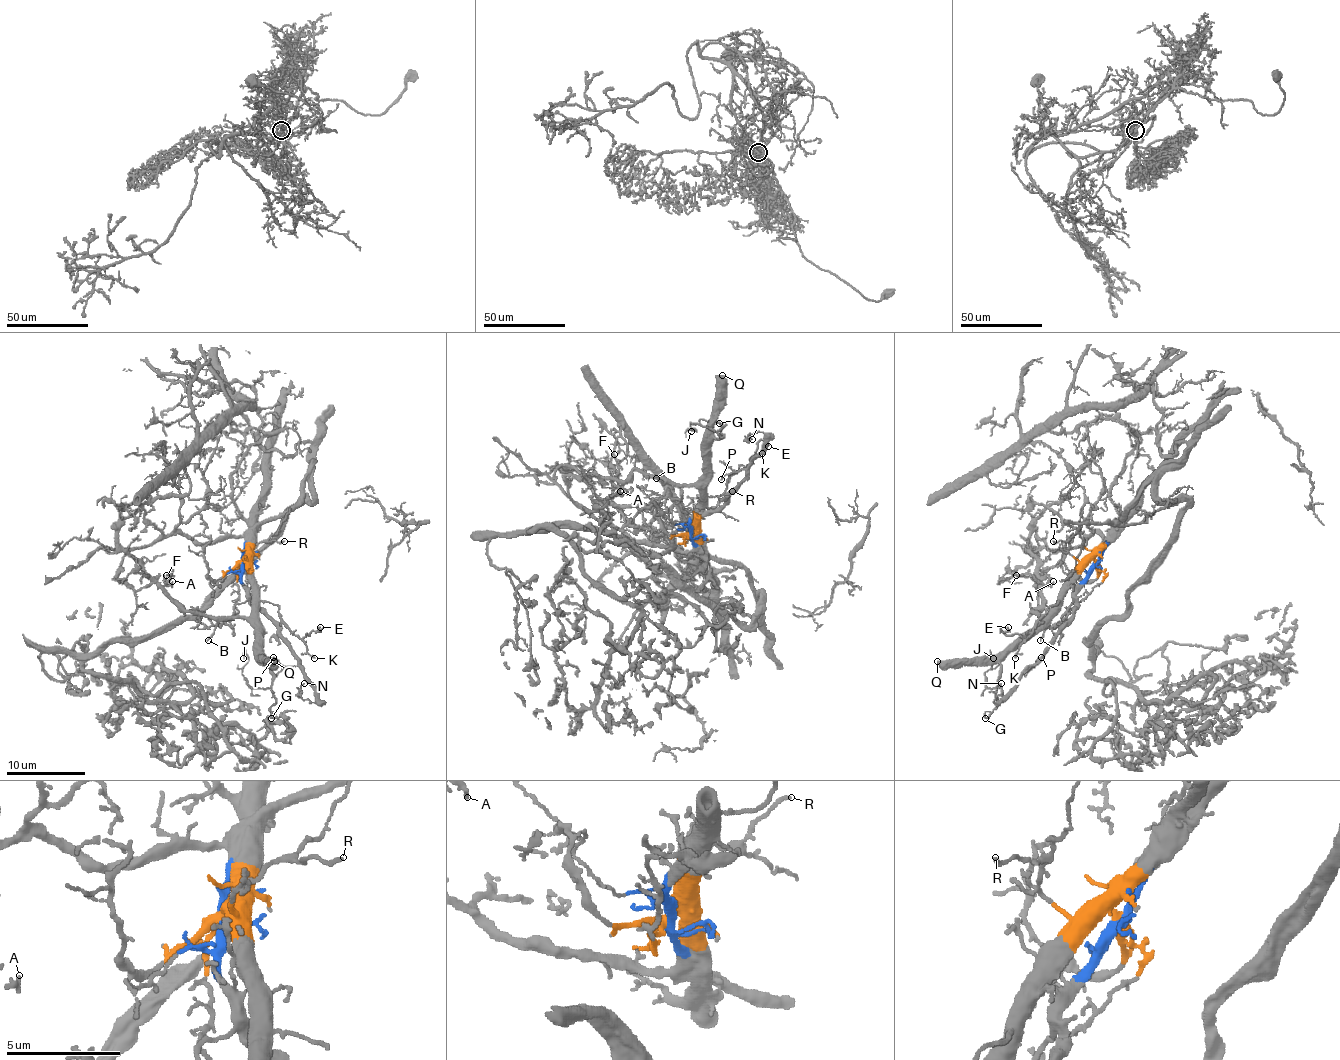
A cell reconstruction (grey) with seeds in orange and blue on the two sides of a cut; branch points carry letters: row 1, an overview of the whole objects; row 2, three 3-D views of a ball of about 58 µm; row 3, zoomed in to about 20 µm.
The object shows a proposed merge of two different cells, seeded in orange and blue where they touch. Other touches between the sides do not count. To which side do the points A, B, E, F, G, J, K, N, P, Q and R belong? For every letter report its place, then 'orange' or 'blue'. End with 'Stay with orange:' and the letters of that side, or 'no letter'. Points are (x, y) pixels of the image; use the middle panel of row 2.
A: at (620, 491); orange
B: at (656, 478); orange
E: at (768, 446); orange
F: at (614, 454); orange
G: at (719, 423); orange
J: at (691, 431); orange
K: at (762, 453); orange
N: at (752, 439); blue
P: at (721, 479); blue
Q: at (722, 375); orange
R: at (732, 491); orange
Stay with orange: A, B, E, F, G, J, K, Q, R

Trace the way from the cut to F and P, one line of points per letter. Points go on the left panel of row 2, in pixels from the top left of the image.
F: (243, 563), (243, 559), (253, 587), (249, 616), (187, 610), (176, 602), (164, 585), (170, 575), (166, 575)
P: (243, 563), (241, 583), (251, 595), (251, 601), (291, 650), (297, 664), (283, 666), (273, 656)

